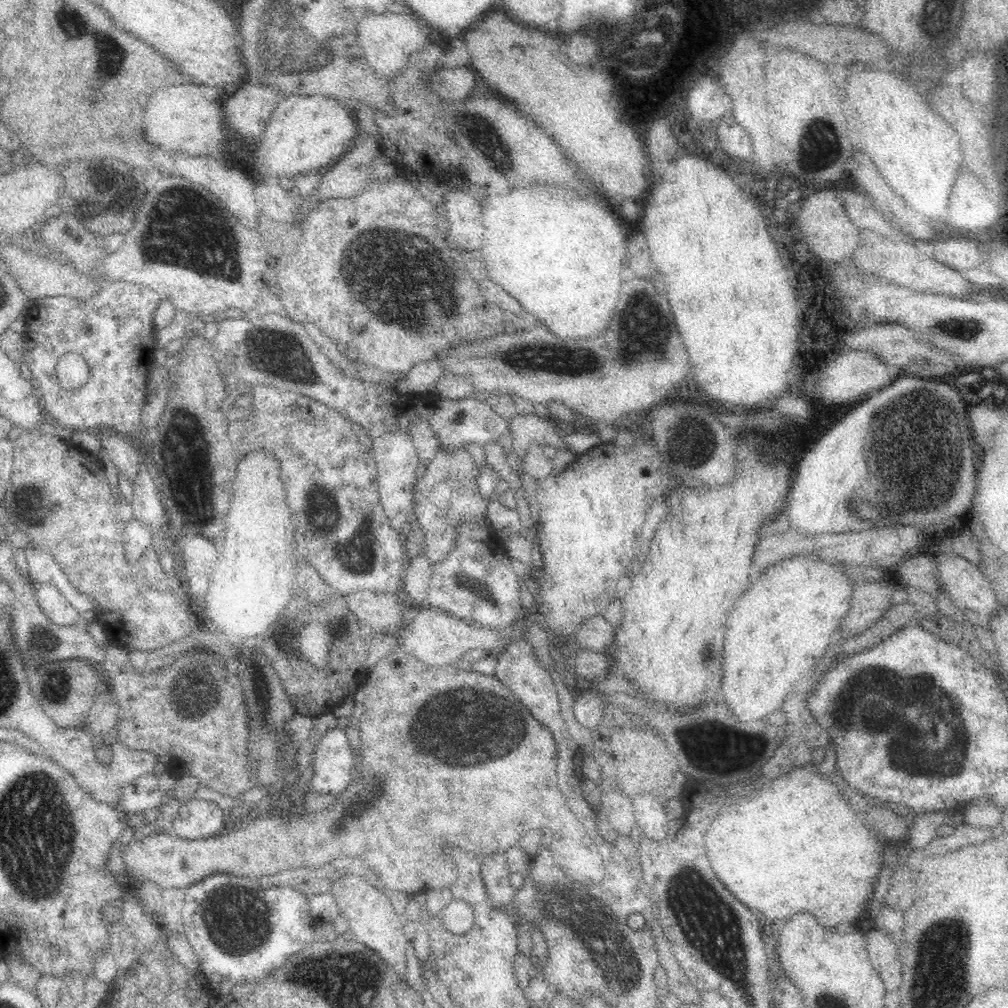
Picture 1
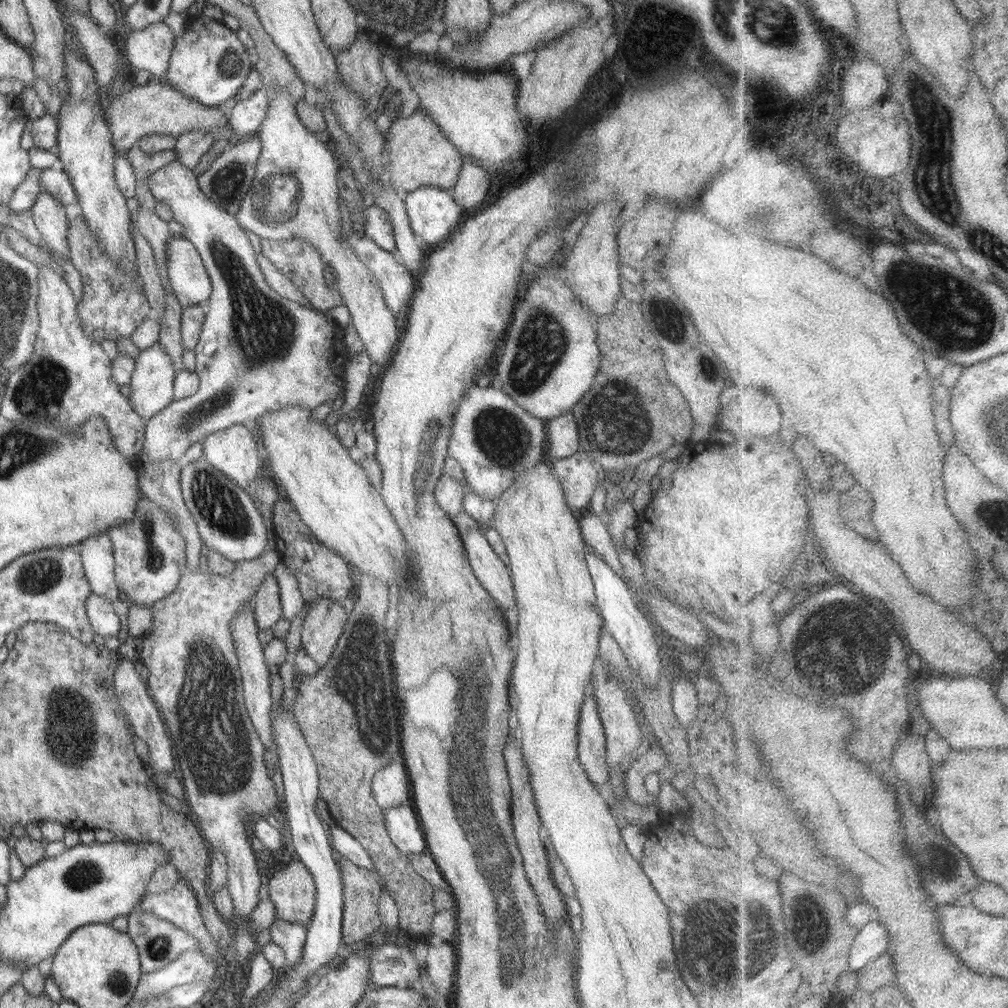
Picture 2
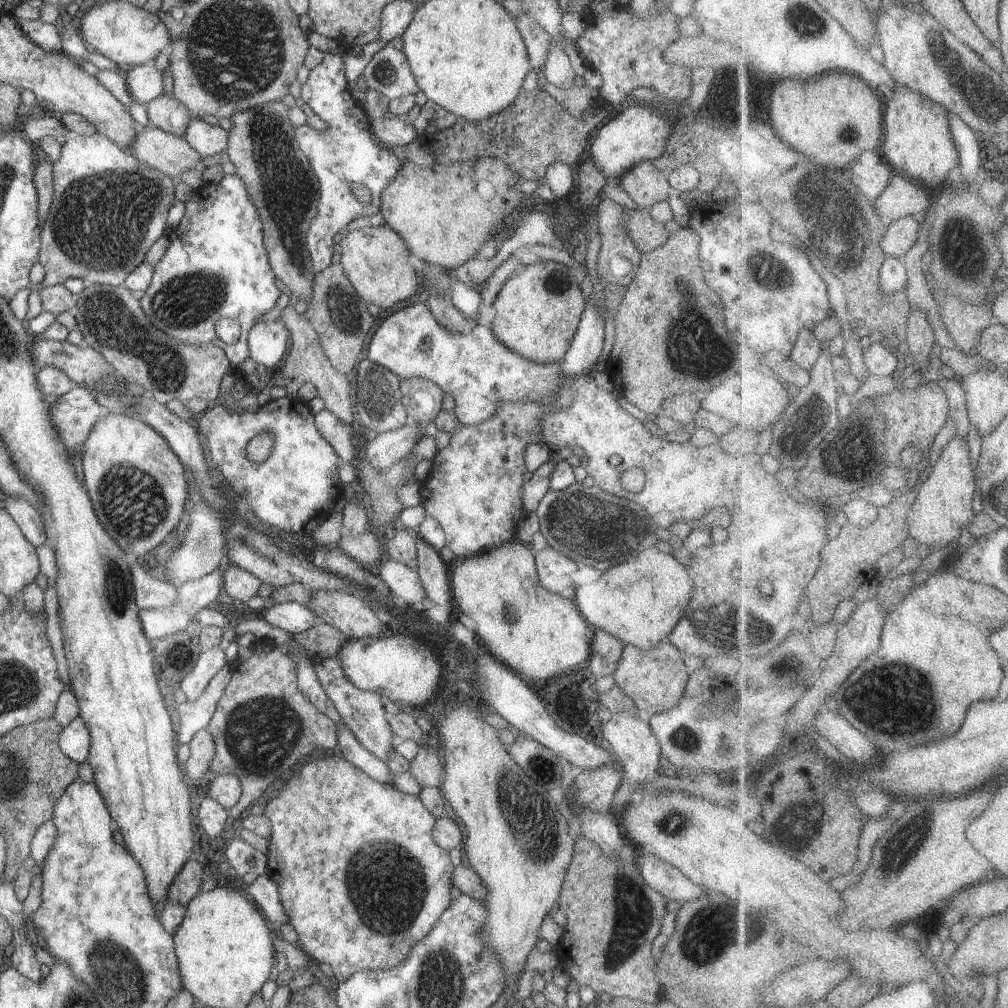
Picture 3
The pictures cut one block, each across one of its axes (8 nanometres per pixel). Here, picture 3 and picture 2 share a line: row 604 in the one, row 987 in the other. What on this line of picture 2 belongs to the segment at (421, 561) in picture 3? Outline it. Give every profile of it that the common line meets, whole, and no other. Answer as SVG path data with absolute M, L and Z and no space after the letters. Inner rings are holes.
M450 944L426 946L421 949L426 974L436 988L436 991L448 990L454 985L456 975L456 952Z

